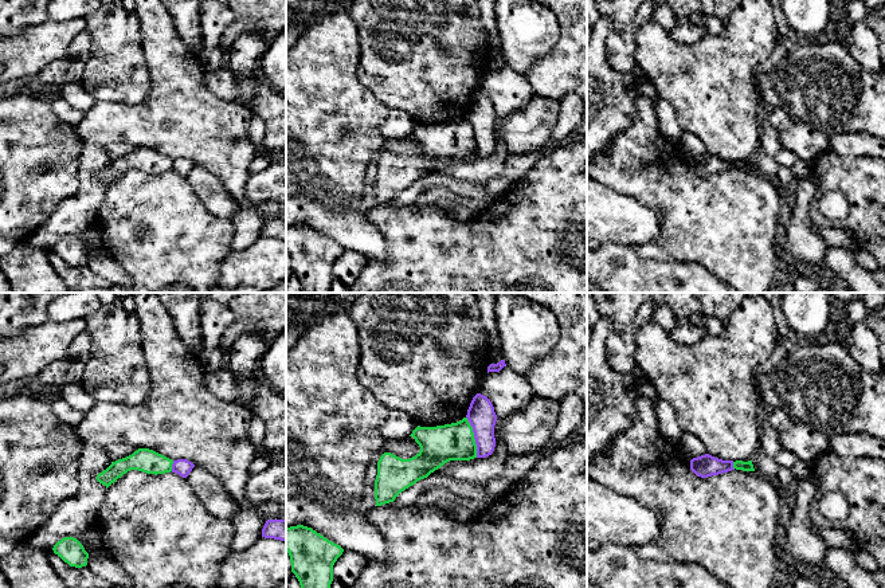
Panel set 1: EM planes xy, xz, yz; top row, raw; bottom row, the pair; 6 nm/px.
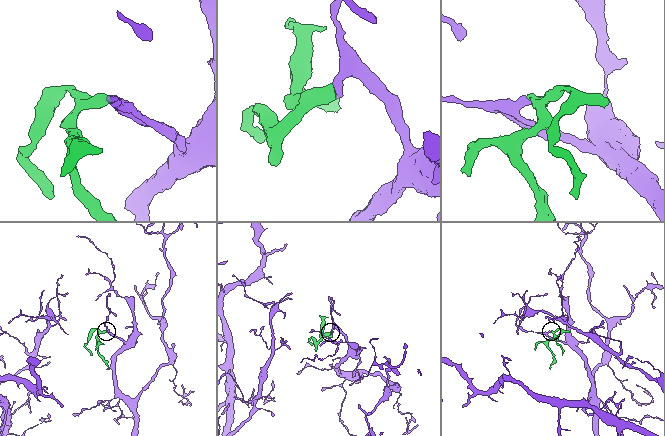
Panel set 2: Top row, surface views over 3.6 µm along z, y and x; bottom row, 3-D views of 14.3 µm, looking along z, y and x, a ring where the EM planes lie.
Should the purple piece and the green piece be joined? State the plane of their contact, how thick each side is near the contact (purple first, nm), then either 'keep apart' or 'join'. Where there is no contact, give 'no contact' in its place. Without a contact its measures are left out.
xz | 170/220 nm | keep apart

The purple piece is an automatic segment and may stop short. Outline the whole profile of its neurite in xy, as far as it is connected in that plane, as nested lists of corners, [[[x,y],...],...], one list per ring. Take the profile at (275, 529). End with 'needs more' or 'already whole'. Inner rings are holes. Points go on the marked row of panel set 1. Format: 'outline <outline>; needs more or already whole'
outline [[[267,520],[262,529],[262,537],[286,542],[286,520]]]; already whole

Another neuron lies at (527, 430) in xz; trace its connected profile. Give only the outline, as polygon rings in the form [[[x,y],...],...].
[[[533,396],[529,404],[497,419],[494,438],[510,455],[528,455],[547,448],[559,420],[560,401]]]

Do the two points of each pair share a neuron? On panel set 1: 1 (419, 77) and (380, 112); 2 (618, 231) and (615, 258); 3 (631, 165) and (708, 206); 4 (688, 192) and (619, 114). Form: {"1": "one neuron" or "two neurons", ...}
{"1": "two neurons", "2": "two neurons", "3": "one neuron", "4": "two neurons"}

